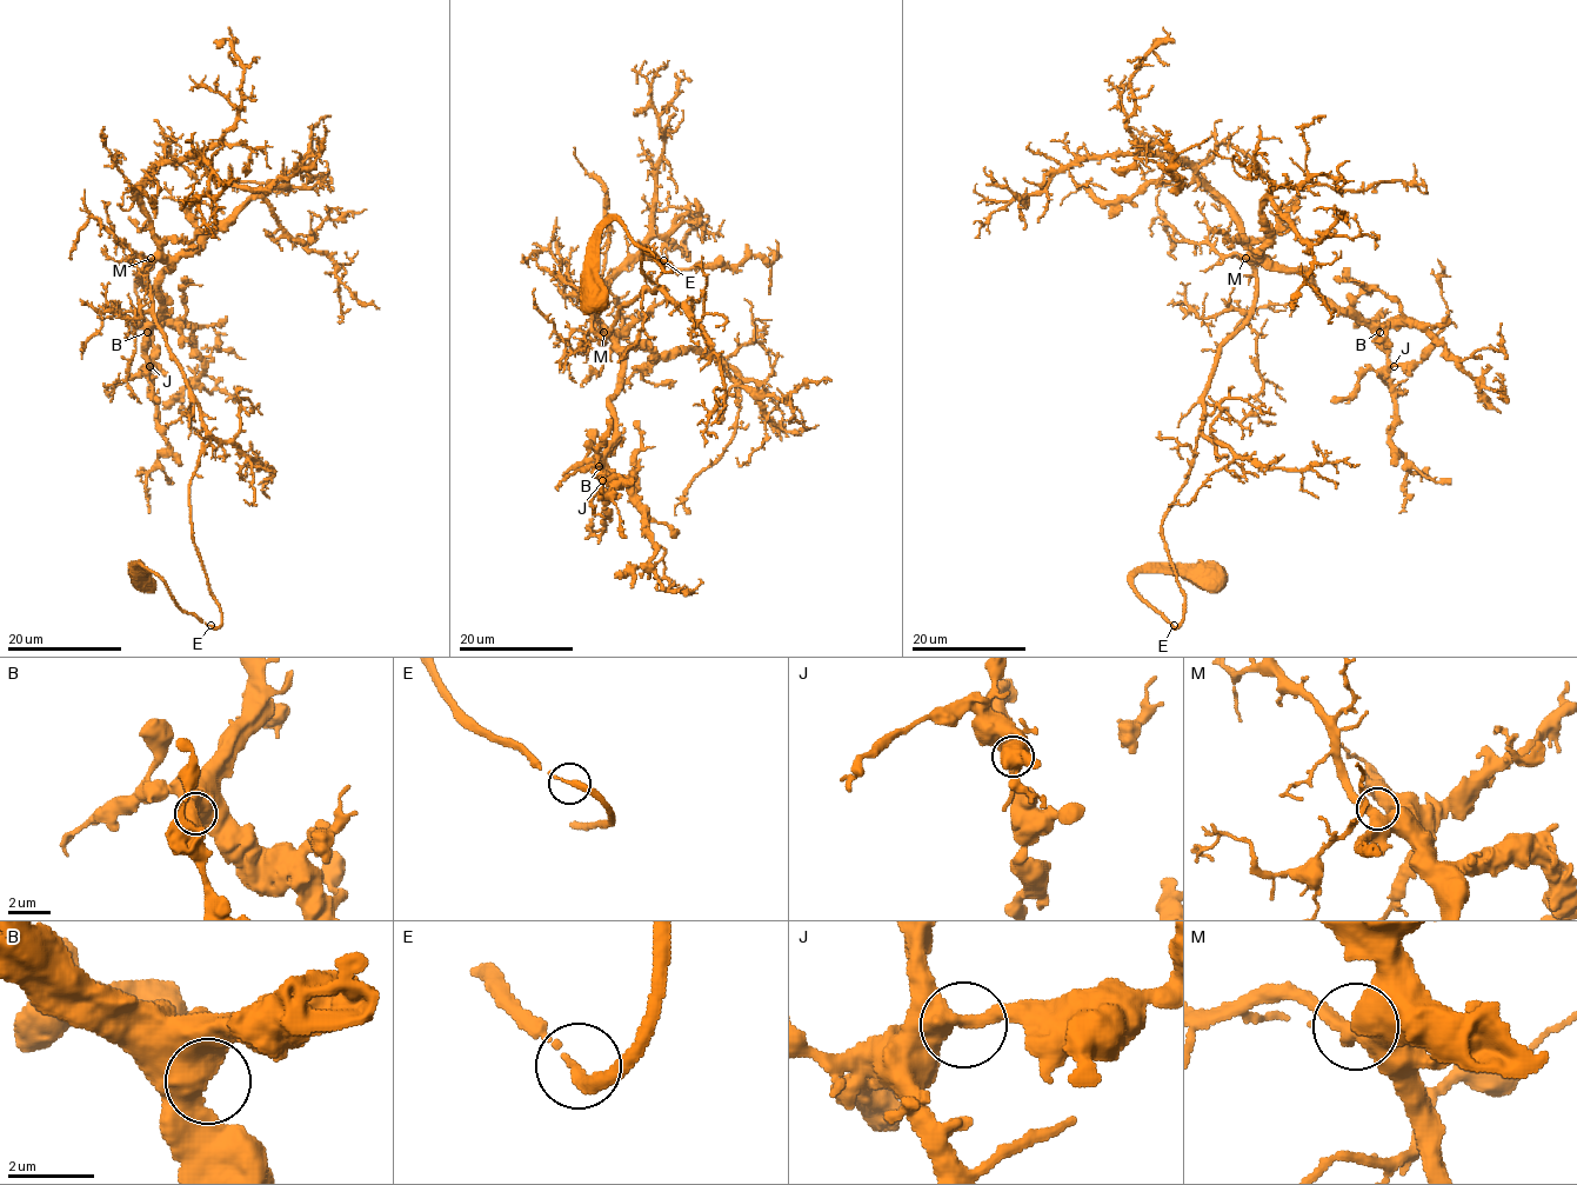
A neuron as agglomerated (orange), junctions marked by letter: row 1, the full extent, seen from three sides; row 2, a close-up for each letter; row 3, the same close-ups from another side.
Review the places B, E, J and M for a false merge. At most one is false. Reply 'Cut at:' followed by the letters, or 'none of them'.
Cut at: none of them

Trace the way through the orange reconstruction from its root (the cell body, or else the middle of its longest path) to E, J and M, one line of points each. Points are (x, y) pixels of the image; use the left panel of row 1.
E: (140, 576), (159, 576), (184, 611), (211, 625)
J: (140, 576), (154, 572), (184, 611), (221, 624), (191, 527), (205, 427), (148, 291), (161, 259), (149, 366)
M: (140, 576), (154, 572), (184, 611), (221, 624), (191, 527), (189, 481), (205, 427), (155, 324), (151, 258)

